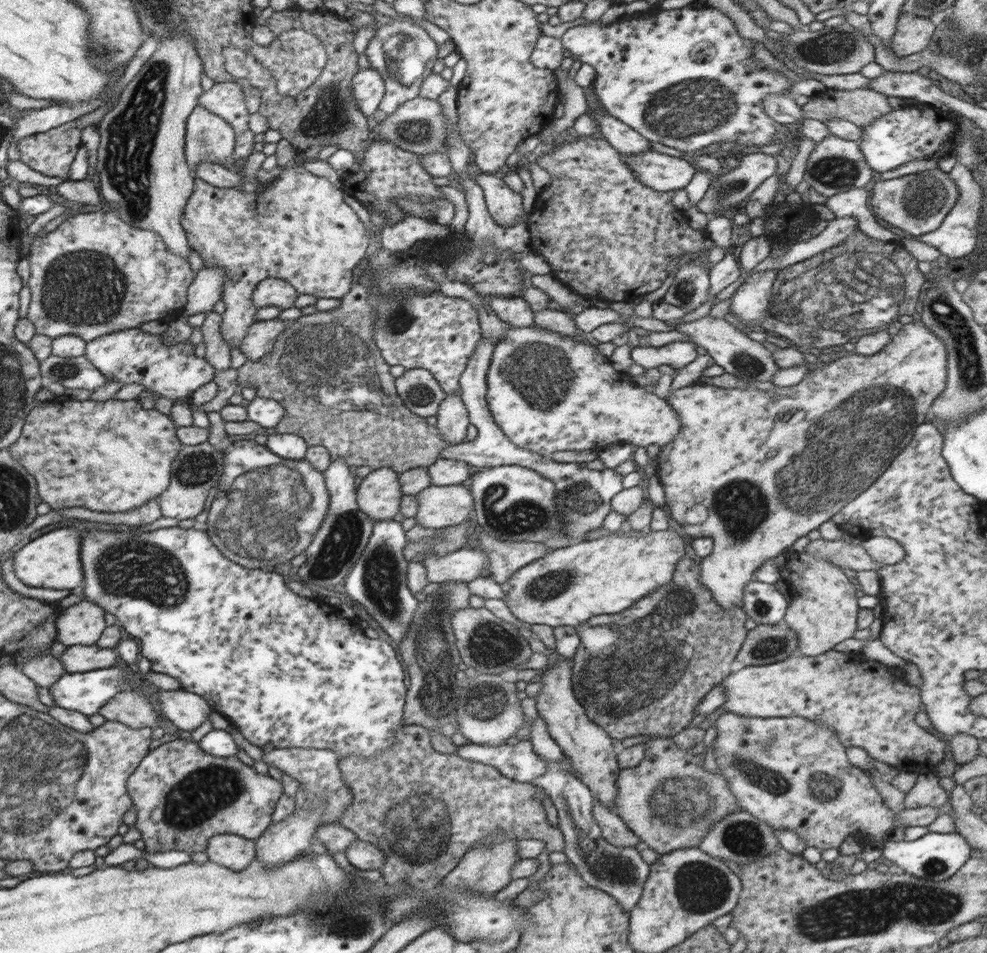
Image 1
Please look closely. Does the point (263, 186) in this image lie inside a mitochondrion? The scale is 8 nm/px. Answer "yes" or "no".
no

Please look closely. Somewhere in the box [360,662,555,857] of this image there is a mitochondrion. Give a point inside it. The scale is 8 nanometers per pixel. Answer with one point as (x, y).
(488, 701)

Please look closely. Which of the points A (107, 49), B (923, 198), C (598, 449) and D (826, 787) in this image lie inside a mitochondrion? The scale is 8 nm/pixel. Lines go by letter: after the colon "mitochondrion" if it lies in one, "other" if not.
A: mitochondrion
B: mitochondrion
C: other
D: mitochondrion

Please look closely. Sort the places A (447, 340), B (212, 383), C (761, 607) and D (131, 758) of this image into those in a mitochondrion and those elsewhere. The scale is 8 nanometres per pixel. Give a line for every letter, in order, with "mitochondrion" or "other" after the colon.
A: other
B: other
C: mitochondrion
D: other

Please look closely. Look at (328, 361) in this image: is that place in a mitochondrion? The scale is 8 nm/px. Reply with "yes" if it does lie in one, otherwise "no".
yes

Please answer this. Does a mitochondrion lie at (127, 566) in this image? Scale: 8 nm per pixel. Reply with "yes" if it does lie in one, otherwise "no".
yes

